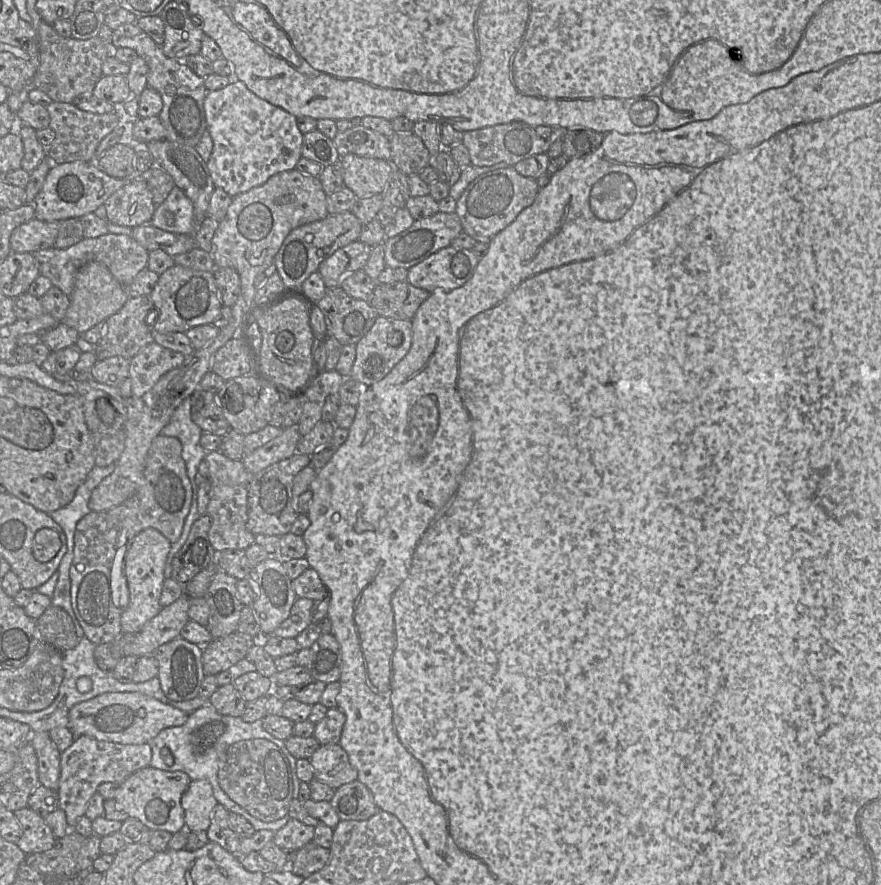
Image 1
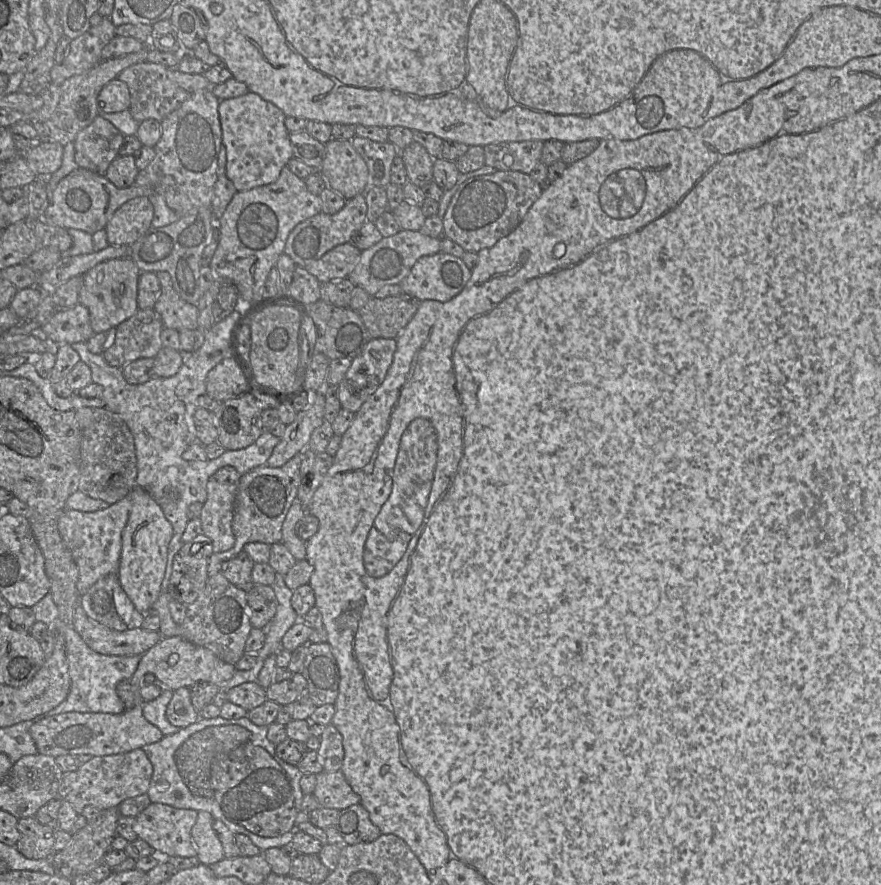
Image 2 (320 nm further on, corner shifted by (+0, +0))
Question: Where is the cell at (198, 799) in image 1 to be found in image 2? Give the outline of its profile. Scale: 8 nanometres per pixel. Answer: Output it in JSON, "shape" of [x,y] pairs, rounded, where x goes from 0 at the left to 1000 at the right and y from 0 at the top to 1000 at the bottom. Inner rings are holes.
{"shape":[[[225,916],[224,928],[217,939],[225,972],[235,979],[241,979],[255,969],[252,953],[243,938],[242,930],[243,924],[237,918]]]}

